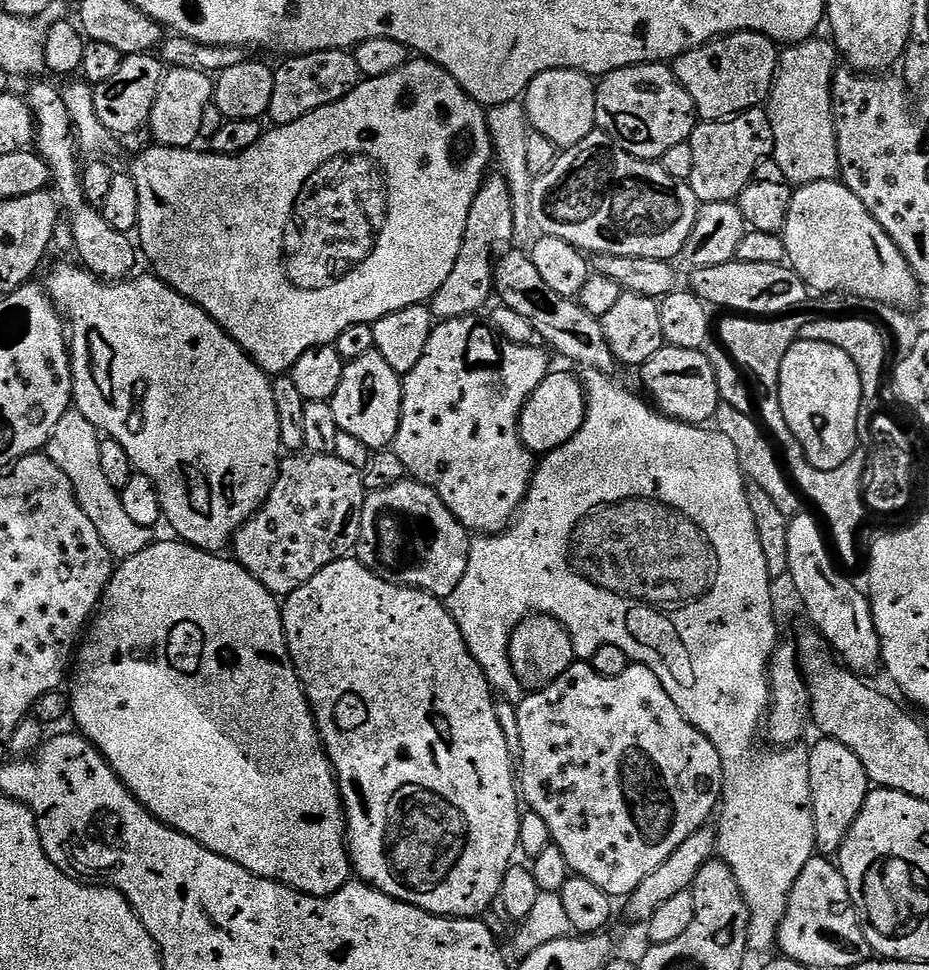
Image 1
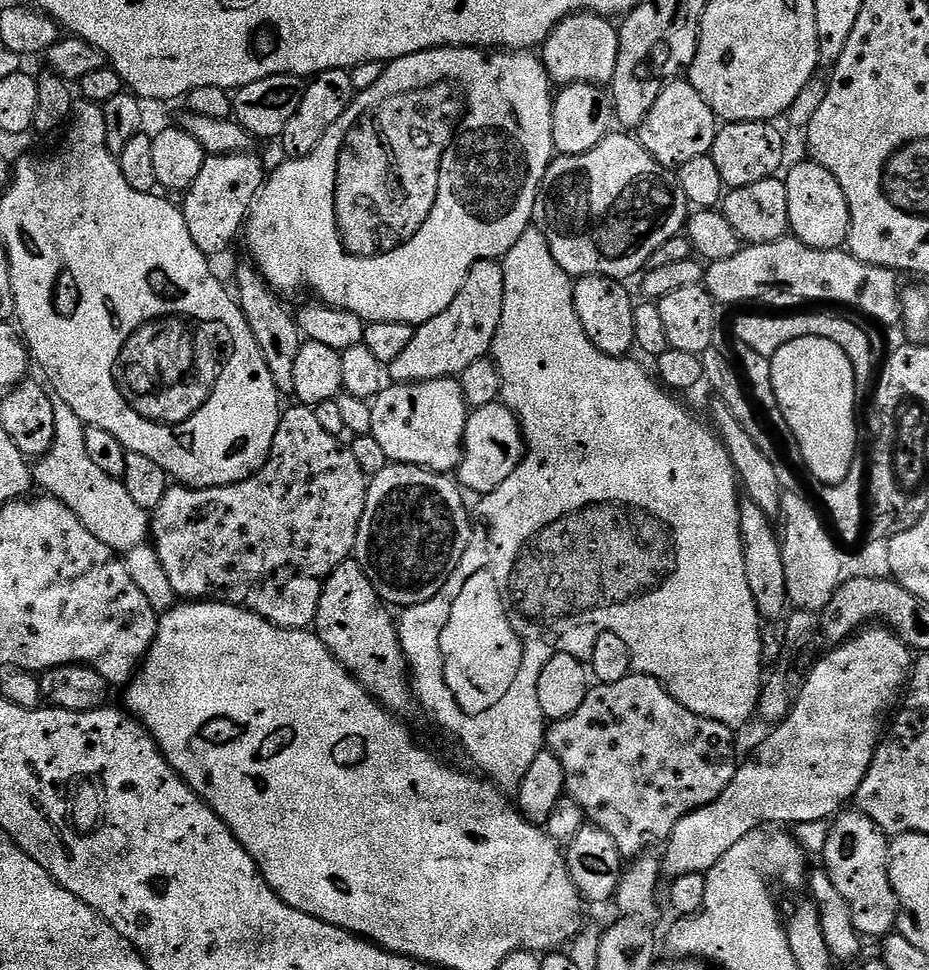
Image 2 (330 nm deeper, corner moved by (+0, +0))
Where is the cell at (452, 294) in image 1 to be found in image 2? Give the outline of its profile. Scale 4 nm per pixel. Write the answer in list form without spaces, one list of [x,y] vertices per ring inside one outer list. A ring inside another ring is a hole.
[[[479,260],[468,271],[462,290],[450,302],[442,314],[430,318],[416,328],[414,338],[406,351],[387,365],[386,372],[397,384],[413,384],[427,380],[447,380],[458,378],[466,366],[478,362],[478,358],[488,356],[502,322],[502,302],[504,301],[504,266],[495,260]]]

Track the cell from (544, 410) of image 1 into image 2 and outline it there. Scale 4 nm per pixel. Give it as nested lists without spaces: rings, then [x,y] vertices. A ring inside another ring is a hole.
[[[503,402],[473,408],[469,411],[464,431],[464,456],[460,459],[458,483],[461,489],[469,493],[483,494],[498,490],[498,486],[514,474],[523,456],[524,432],[516,415]]]

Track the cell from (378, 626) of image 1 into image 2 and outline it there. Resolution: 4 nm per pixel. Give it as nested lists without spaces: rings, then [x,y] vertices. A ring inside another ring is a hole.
[[[349,558],[343,564],[339,564],[328,576],[328,581],[324,583],[322,598],[318,602],[318,614],[314,631],[323,644],[328,647],[330,654],[347,668],[349,674],[356,677],[356,681],[374,697],[379,704],[384,705],[393,714],[404,714],[411,704],[414,704],[414,693],[410,683],[410,669],[408,660],[404,656],[404,651],[400,645],[400,634],[397,621],[388,612],[383,600],[374,590],[370,578],[356,563],[355,559]]]

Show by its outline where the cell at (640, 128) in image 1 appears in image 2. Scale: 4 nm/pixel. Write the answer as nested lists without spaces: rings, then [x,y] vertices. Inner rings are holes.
[[[677,78],[664,85],[658,98],[638,129],[638,139],[657,162],[669,170],[678,170],[690,158],[709,155],[718,131],[718,121],[710,106],[687,79]]]

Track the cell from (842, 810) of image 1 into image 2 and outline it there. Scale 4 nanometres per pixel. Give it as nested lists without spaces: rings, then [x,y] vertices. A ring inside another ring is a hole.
[[[844,810],[831,821],[826,846],[822,853],[822,867],[830,874],[830,882],[850,906],[854,914],[854,926],[861,937],[877,936],[883,938],[896,928],[896,917],[900,902],[890,886],[888,873],[889,837],[865,812]]]

